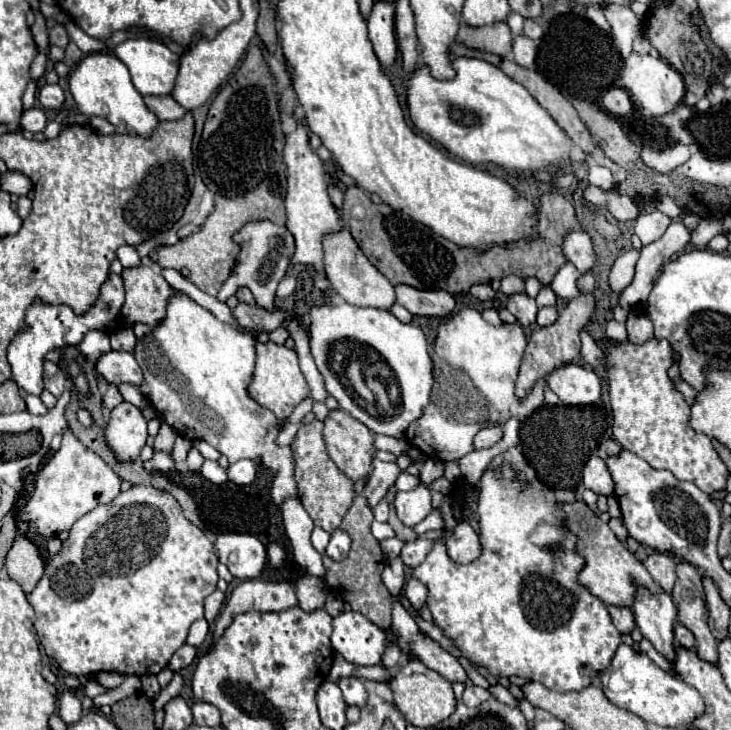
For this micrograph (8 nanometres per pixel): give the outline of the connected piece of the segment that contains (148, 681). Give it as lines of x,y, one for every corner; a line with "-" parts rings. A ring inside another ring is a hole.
144,675
141,677
142,691
150,698
155,699
161,691
161,687
155,675

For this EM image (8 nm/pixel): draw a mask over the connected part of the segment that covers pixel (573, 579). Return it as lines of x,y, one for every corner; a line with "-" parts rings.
502,463
500,477
496,477
494,471
484,471
482,477
480,477
476,517
478,517
478,535
480,535
480,545
482,545
482,555
478,559
474,559
468,565
458,565
458,563
450,561
450,557
446,555
444,543
436,541
434,549
430,551
430,557
426,557
426,561
414,569
414,577
428,587
426,605
432,611
434,625
438,629
442,629
442,633
452,641
452,645
462,653
462,657
466,657
472,665
484,667
496,679
498,677
524,677
528,681
538,681
538,683
546,685
548,689
554,689
554,691
560,691
560,693
586,689
602,673
606,673
606,669
610,667
610,661
612,661
612,657
614,657
614,653
616,653
616,649
622,641
620,641
618,629
612,625
612,619
610,619
610,613
608,613
606,605
598,597
594,597
582,583
578,583
578,573
582,571
582,565
586,565
586,561
584,561
582,555
576,555
576,537
574,537
574,533
570,533
568,525
564,525
566,515
562,511
562,501
558,501
552,493
548,493
546,487
542,485
542,481
538,481
538,479
520,481
518,471
512,469
510,463

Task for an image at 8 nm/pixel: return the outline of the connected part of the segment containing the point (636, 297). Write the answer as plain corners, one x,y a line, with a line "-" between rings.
670,223
670,227
666,229
666,233
646,245
642,249
642,255
636,263
636,273
632,283
620,293
618,297
618,305
626,311
634,311
634,309
642,309
642,305
646,303
646,297
650,295
654,281
660,277
666,261
670,261
670,257
678,251
682,251
690,241
690,231
680,223

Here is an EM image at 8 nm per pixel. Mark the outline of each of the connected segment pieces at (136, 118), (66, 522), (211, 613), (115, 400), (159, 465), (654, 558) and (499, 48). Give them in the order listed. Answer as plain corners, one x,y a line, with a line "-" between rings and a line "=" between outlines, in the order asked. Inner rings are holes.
110,53
86,55
70,73
70,91
74,101
78,103
80,113
104,117
116,127
116,133
150,137
150,133
154,133
160,123
160,119
146,107
144,97
134,87
128,67
=
70,431
62,435
62,447
54,453
54,457
40,469
36,477
36,487
20,511
20,521
34,523
38,533
50,539
60,531
68,531
82,515
90,513
94,507
102,503
110,503
120,493
120,477
86,445
82,445
=
218,589
204,599
204,617
206,617
208,623
214,623
214,619
218,617
218,613
220,613
220,609
224,605
224,599
226,599
226,595
222,591
218,591
=
98,382
98,388
100,388
103,395
103,405
106,405
108,409
114,409
118,403
122,403
122,395
120,395
120,391
118,391
118,387
115,384
106,383
104,385
=
154,451
154,457
150,461
144,461
144,469
148,469
148,471
160,471
160,473
172,471
174,469
172,453
168,453
168,451
=
652,553
652,555
648,555
644,565
646,565
648,573
652,575
652,579
666,593
672,593
672,587
676,581
676,563
666,553
=
504,21
486,27
470,27
464,23
460,25
458,41
470,49
494,53
500,57
506,57
512,49
512,33

